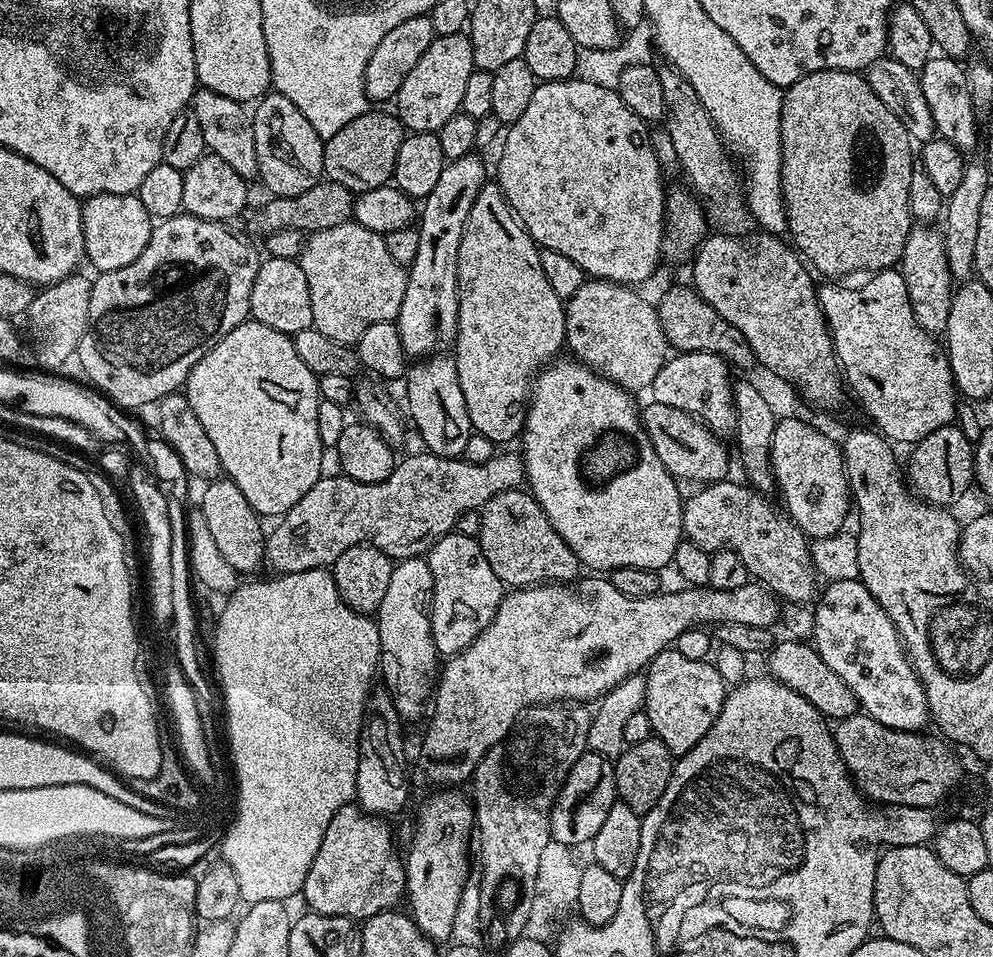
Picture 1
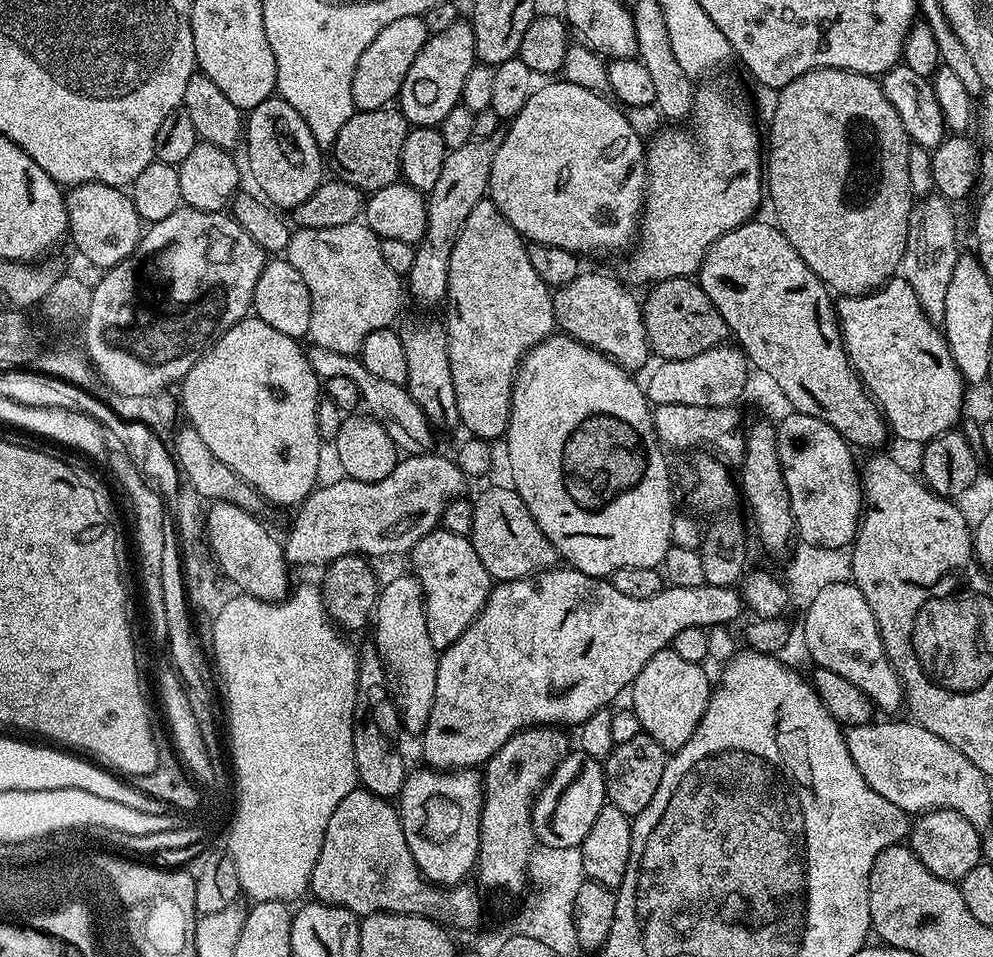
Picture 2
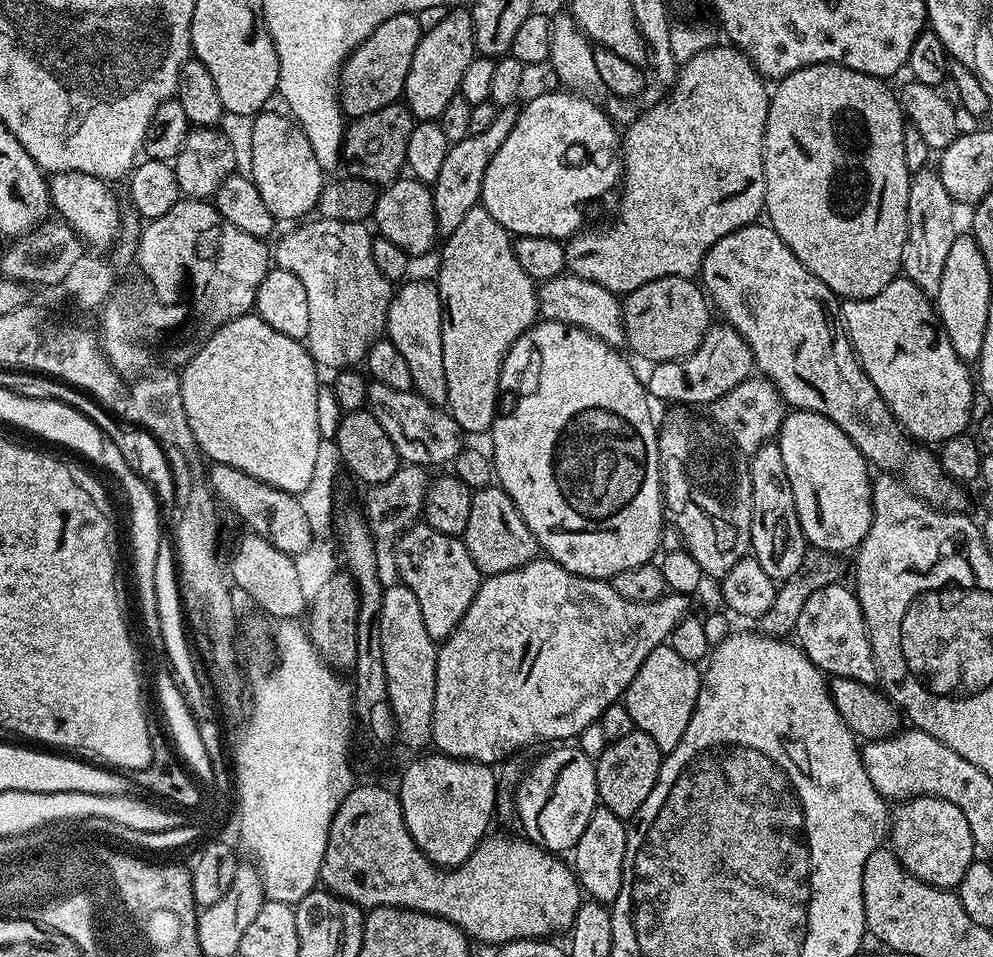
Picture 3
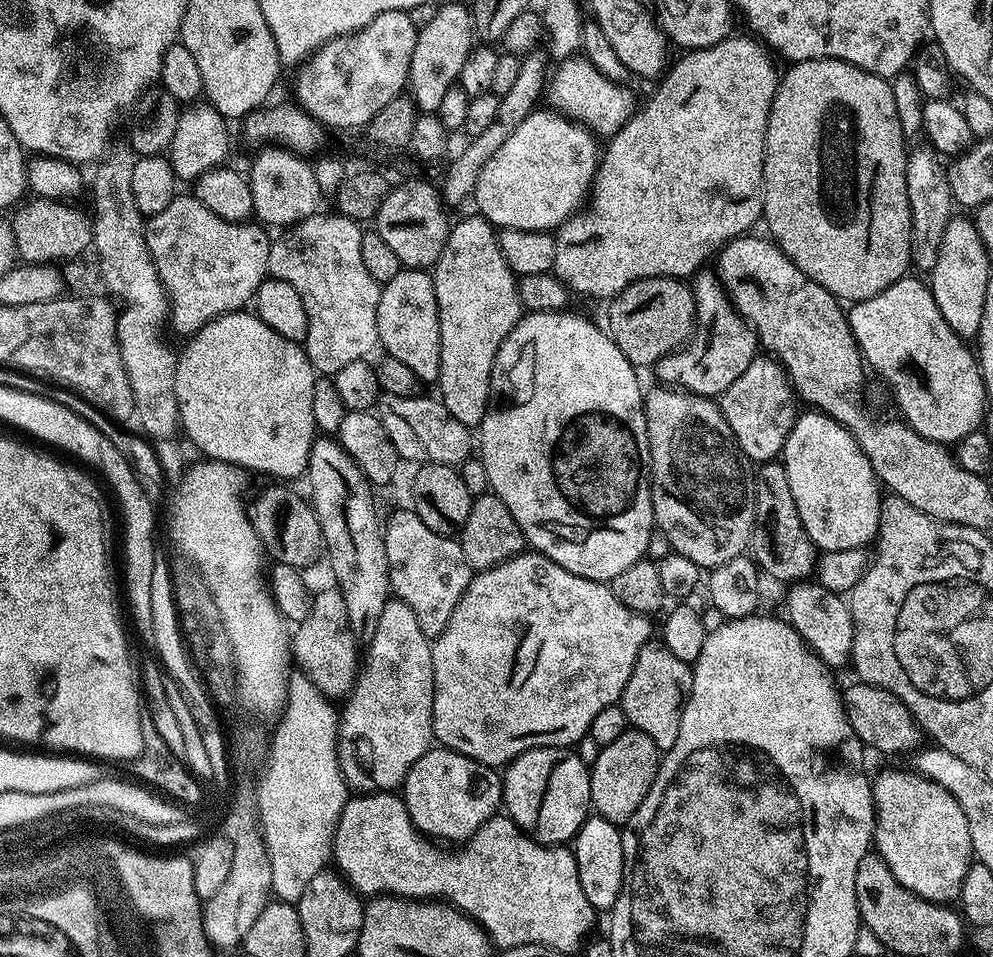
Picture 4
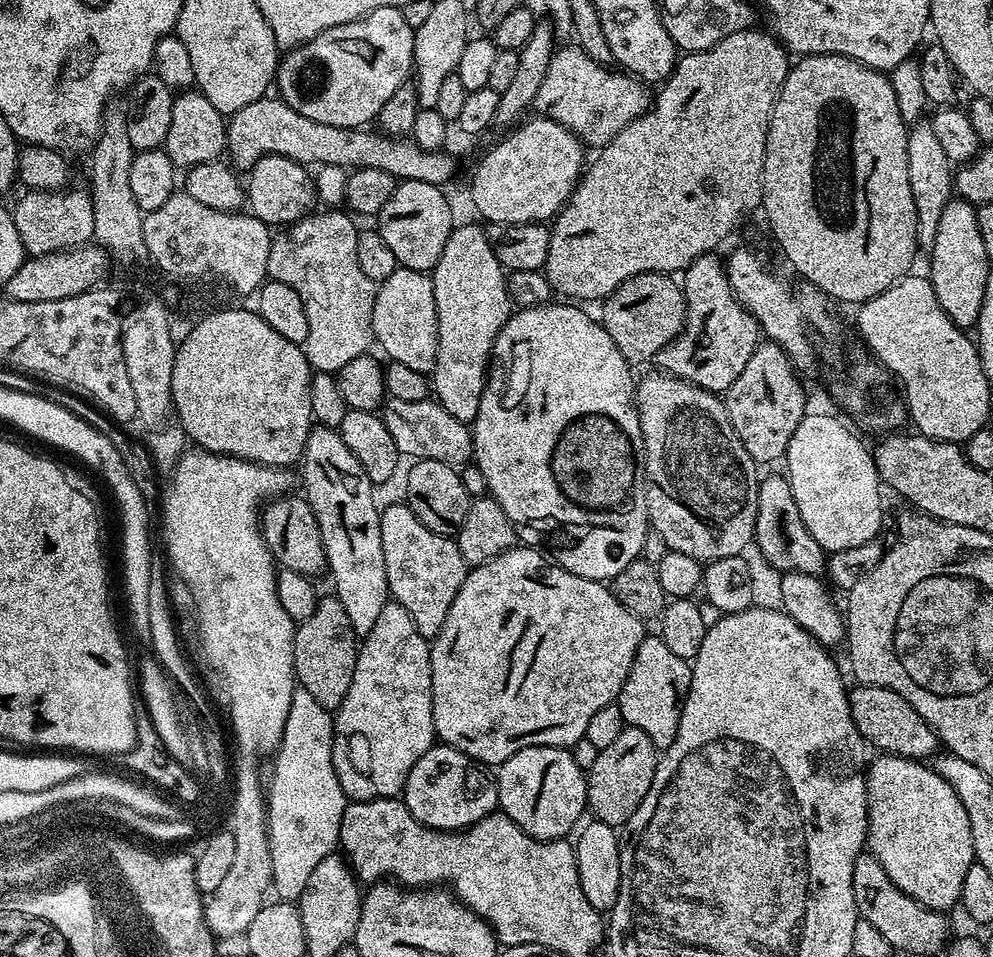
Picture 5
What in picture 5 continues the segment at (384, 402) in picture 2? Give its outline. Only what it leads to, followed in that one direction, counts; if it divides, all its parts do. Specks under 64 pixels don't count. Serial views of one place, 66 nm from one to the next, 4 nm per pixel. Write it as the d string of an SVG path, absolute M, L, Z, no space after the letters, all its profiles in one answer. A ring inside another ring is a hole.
M389 399L383 405L382 415L386 422L386 430L390 430L394 438L394 446L398 446L398 450L405 457L446 462L453 466L463 466L473 459L469 425L458 422L458 418L452 417L435 399L418 402Z

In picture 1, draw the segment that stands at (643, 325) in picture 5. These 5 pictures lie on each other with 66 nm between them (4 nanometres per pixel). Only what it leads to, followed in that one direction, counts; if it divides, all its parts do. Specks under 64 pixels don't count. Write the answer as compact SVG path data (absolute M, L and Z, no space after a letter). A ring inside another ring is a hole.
M674 284L666 291L661 300L658 300L657 312L662 322L663 332L668 338L669 345L680 352L713 352L723 357L735 369L754 368L756 356L736 326L722 318L709 303L697 294L696 290L686 284Z

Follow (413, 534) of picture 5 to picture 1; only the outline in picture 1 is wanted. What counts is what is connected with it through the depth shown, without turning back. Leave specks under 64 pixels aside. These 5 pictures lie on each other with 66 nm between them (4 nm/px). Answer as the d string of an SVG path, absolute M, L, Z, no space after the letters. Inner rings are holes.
M455 530L447 532L428 549L426 559L434 578L430 605L434 646L441 657L451 658L466 650L466 646L470 646L474 638L490 626L504 600L506 586L498 574L494 574L490 562L486 562L486 554L482 554L482 546L475 536Z

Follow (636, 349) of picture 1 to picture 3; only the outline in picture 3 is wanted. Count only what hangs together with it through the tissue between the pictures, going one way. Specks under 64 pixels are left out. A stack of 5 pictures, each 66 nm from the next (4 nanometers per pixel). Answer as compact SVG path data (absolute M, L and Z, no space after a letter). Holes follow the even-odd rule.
M565 274L539 281L536 297L540 307L540 316L543 319L581 328L591 336L597 336L602 342L613 346L625 343L622 300L617 293L606 290L606 286L598 286L586 278Z

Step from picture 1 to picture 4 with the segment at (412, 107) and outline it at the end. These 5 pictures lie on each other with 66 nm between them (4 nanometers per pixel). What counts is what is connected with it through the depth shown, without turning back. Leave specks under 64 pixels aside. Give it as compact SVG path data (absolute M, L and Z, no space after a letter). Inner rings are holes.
M467 3L443 4L437 7L434 19L416 33L414 58L410 58L407 91L417 109L424 114L434 114L442 106L442 97L459 81L462 65L474 47L472 9Z

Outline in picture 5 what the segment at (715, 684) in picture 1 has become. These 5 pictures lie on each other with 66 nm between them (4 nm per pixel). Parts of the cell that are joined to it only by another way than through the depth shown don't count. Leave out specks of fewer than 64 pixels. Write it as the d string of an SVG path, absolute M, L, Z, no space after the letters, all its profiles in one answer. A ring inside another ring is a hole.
M645 635L644 641L634 654L630 674L620 691L619 705L625 725L642 730L658 750L663 750L674 742L678 734L678 722L682 718L682 706L688 696L692 670L689 661L678 658L662 642L659 635Z

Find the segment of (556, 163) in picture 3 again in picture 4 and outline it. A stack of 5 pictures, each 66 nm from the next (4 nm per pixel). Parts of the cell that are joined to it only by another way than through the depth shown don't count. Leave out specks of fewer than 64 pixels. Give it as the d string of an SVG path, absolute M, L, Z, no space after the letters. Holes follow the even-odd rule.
M547 111L531 112L526 122L522 122L522 126L518 126L518 130L514 130L506 142L502 142L501 148L490 157L490 162L482 166L482 174L478 174L474 193L475 211L497 229L552 232L585 203L596 179L596 169L602 155L601 149L596 149L597 137L583 123L559 111Z

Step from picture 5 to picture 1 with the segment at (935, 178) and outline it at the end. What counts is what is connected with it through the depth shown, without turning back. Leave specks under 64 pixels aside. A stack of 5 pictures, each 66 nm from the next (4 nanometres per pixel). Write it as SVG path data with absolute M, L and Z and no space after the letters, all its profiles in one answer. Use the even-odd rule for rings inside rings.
M920 226L914 228L903 247L903 256L898 265L898 271L906 282L907 294L910 295L911 309L914 310L918 324L927 333L940 338L946 330L949 322L950 306L952 305L952 294L954 284L950 277L947 264L947 254L943 233L932 226Z

